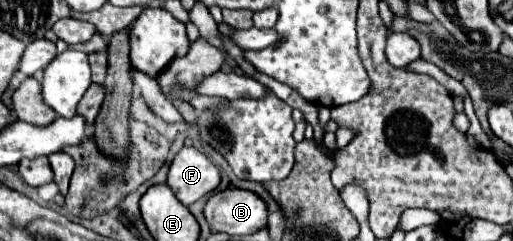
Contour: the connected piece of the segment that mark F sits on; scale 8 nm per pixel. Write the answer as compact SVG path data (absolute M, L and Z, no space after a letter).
M183 147L169 167L169 187L181 199L191 205L203 195L217 189L221 181L219 169L195 147Z

